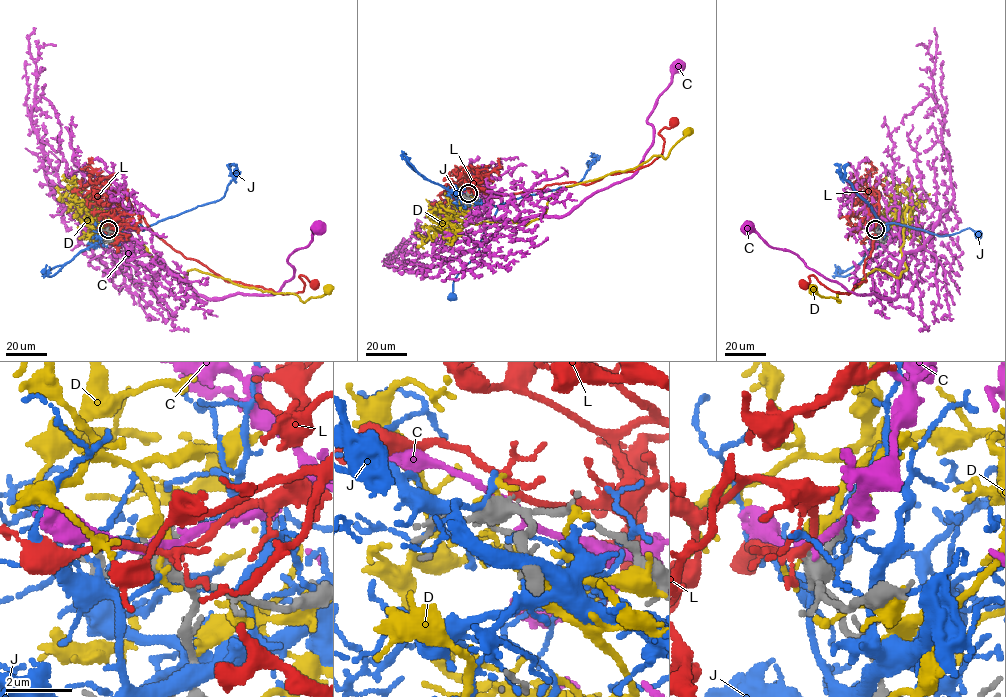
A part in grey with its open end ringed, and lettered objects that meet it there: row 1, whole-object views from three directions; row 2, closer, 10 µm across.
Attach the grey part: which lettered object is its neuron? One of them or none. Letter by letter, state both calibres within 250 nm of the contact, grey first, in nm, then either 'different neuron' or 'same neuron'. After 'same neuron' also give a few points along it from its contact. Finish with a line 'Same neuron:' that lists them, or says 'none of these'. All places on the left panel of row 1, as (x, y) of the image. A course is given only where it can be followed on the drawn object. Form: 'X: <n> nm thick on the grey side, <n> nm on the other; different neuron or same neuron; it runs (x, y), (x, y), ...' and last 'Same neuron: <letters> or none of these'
C: 340 nm thick on the grey side, 170 nm on the other; different neuron
D: 380 nm thick on the grey side, 240 nm on the other; different neuron
J: 360 nm thick on the grey side, 120 nm on the other; different neuron
L: 340 nm thick on the grey side, 200 nm on the other; same neuron; it runs (108, 229), (125, 215), (130, 204), (174, 249), (228, 282), (281, 293), (302, 292), (301, 275), (313, 285)
Same neuron: L

